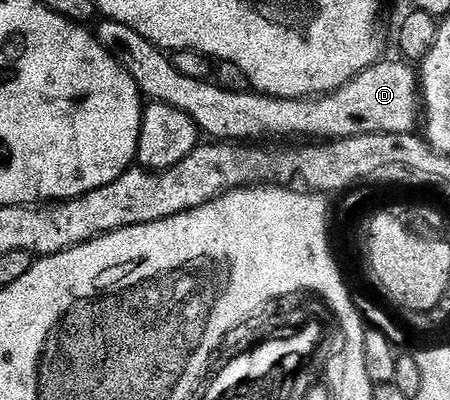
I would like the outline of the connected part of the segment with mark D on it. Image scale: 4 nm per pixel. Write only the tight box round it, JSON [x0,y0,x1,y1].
[94,18,418,142]

